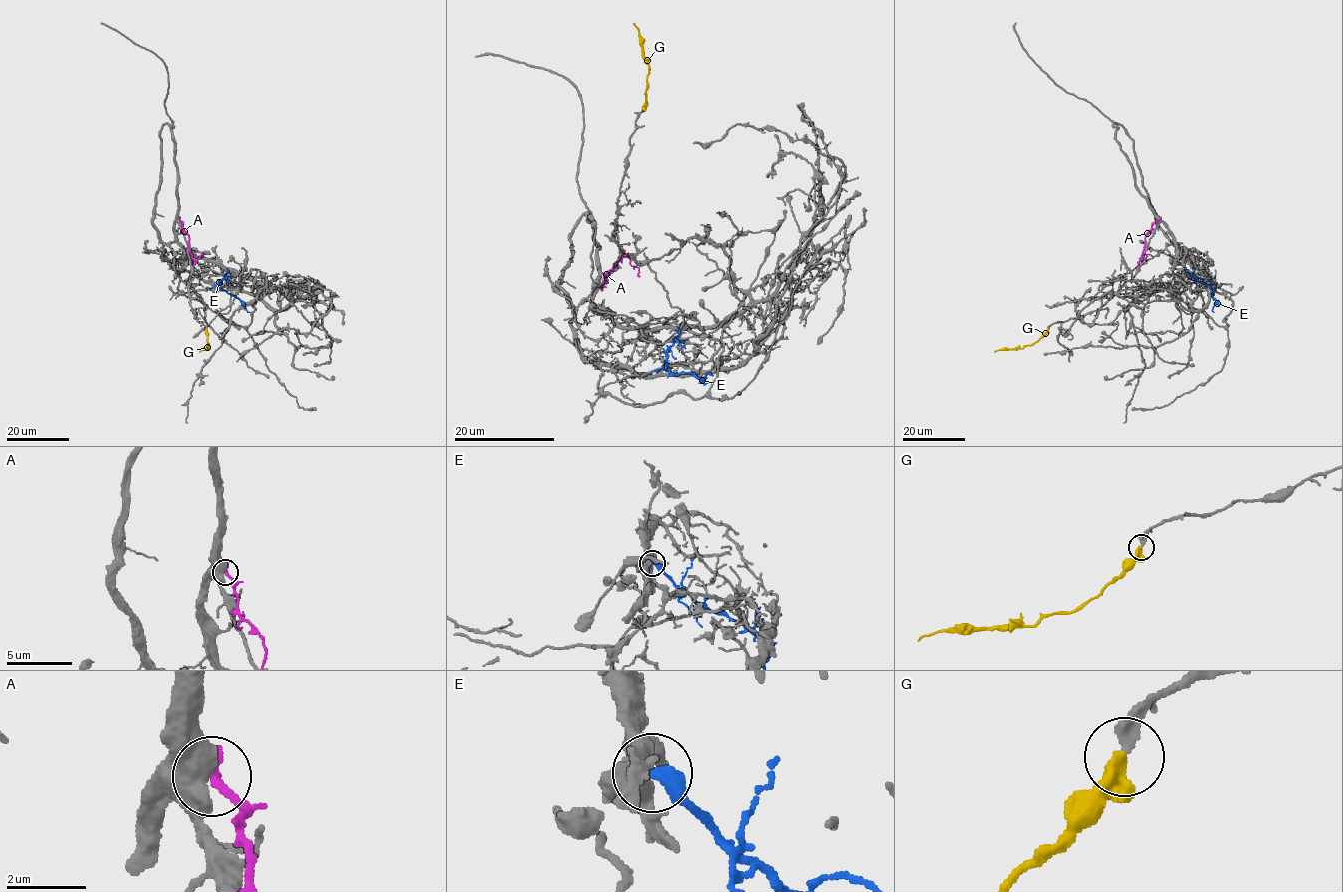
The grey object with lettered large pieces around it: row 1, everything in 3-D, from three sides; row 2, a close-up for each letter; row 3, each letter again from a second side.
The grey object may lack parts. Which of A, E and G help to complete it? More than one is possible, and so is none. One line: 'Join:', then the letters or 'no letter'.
Join: G

